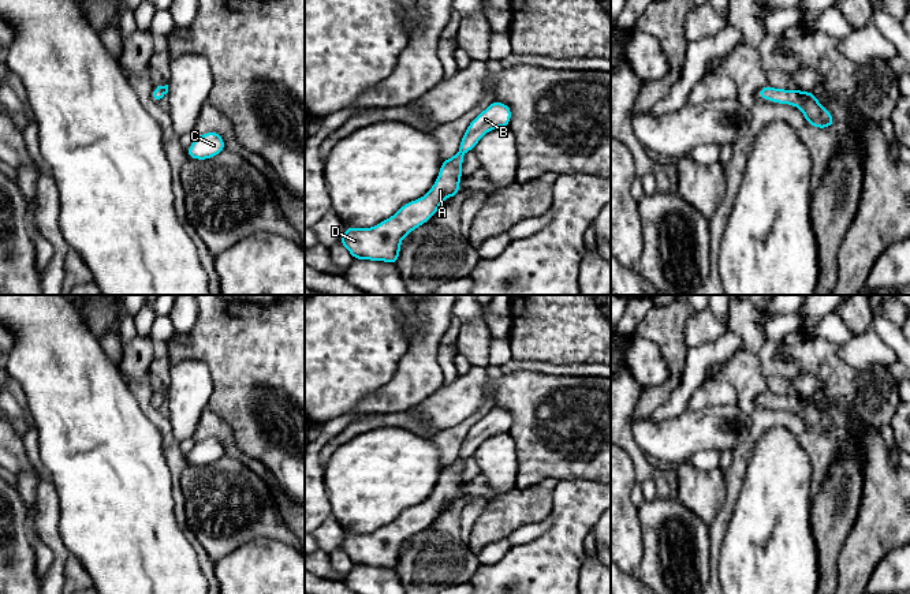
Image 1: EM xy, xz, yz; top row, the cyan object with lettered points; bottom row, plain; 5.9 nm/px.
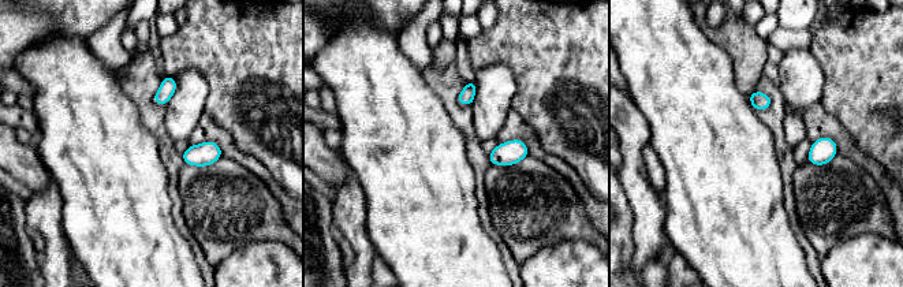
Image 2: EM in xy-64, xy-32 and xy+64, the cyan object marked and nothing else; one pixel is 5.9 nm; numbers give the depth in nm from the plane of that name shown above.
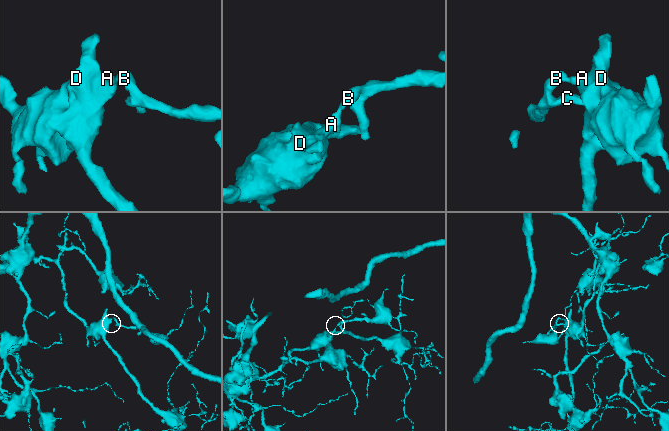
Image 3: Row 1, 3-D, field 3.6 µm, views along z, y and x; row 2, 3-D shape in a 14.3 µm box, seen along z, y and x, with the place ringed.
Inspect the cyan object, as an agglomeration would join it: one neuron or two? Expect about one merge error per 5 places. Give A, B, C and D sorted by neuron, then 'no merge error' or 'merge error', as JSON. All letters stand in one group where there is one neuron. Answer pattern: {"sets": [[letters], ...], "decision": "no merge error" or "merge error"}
{"sets": [["A", "B", "C", "D"]], "decision": "no merge error"}

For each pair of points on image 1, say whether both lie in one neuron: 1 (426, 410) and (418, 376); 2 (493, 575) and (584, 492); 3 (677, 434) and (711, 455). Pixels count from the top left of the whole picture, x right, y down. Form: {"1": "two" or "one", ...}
{"1": "two", "2": "one", "3": "two"}

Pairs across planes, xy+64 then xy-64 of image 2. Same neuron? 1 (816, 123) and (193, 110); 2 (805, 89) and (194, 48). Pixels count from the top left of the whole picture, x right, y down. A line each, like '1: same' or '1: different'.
1: different
2: different

